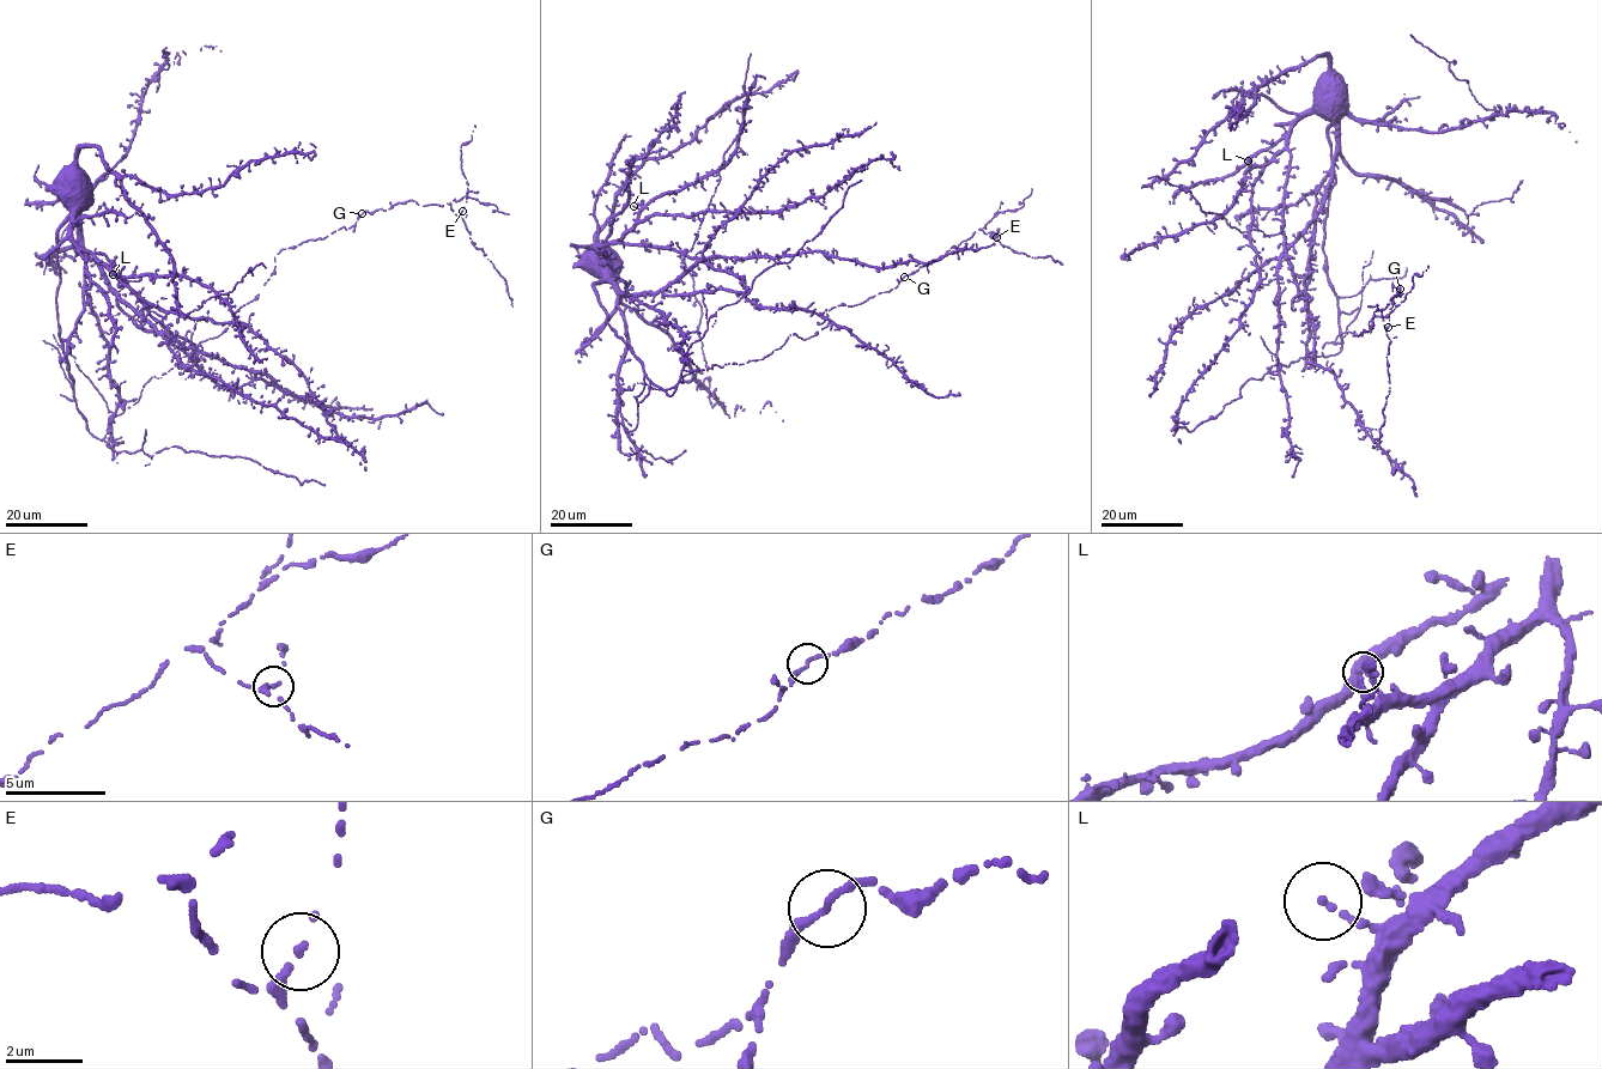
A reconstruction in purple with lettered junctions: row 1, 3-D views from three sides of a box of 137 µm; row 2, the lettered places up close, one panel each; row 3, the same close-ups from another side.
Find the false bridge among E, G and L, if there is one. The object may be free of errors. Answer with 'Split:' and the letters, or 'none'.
Split: none

